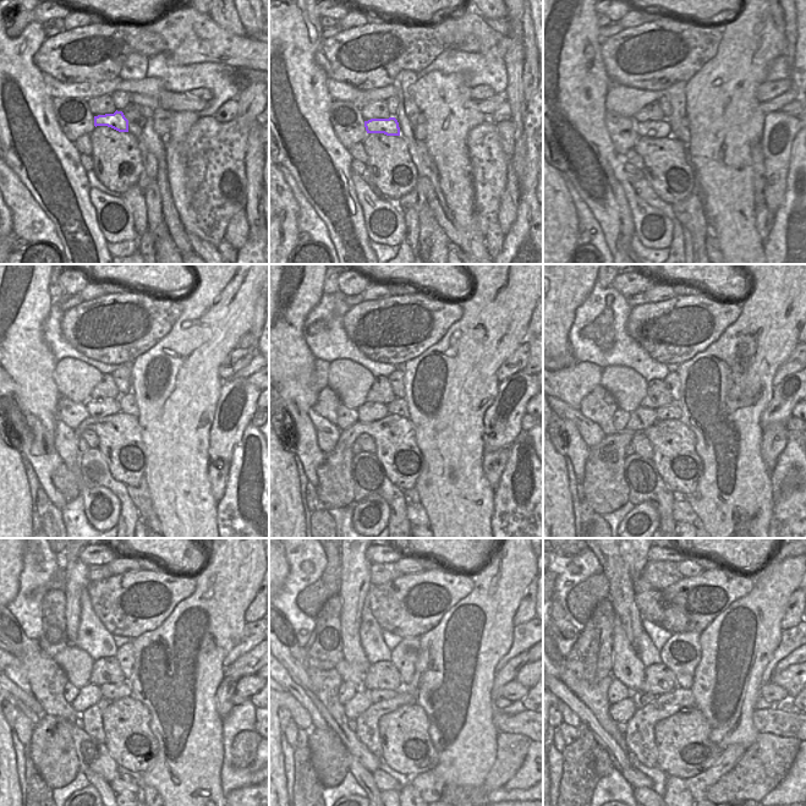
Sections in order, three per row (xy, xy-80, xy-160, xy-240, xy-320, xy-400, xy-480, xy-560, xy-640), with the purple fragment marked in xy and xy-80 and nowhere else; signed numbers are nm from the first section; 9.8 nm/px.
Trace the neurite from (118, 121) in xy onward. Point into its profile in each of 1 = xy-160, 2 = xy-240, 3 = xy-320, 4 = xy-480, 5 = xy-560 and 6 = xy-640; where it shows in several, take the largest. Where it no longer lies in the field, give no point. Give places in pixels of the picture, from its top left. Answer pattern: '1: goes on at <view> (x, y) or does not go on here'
1: goes on at xy-160 (662, 129)
2: goes on at xy-240 (104, 406)
3: goes on at xy-320 (369, 411)
4: goes on at xy-480 (89, 695)
5: goes on at xy-560 (360, 702)
6: goes on at xy-640 (621, 712)

